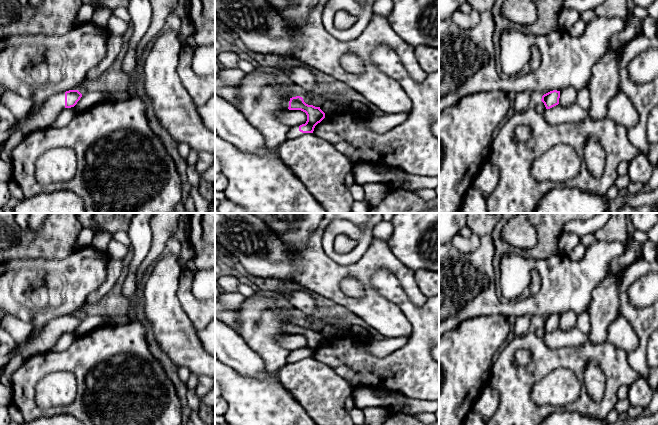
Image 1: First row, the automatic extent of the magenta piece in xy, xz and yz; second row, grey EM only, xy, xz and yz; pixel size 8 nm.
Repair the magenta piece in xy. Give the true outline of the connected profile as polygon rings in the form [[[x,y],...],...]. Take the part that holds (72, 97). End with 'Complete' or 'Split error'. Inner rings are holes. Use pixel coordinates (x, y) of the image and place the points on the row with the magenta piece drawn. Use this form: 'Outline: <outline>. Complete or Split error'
Outline: [[[69,90],[51,96],[32,115],[17,120],[11,128],[0,132],[0,144],[6,143],[15,131],[28,135],[33,131],[47,129],[63,109],[74,107],[81,97],[82,94],[78,90]]]. Split error

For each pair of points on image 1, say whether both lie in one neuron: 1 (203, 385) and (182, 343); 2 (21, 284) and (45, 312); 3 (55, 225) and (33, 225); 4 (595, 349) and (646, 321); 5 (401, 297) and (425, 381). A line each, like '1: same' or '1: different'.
1: different
2: same
3: different
4: different
5: same

